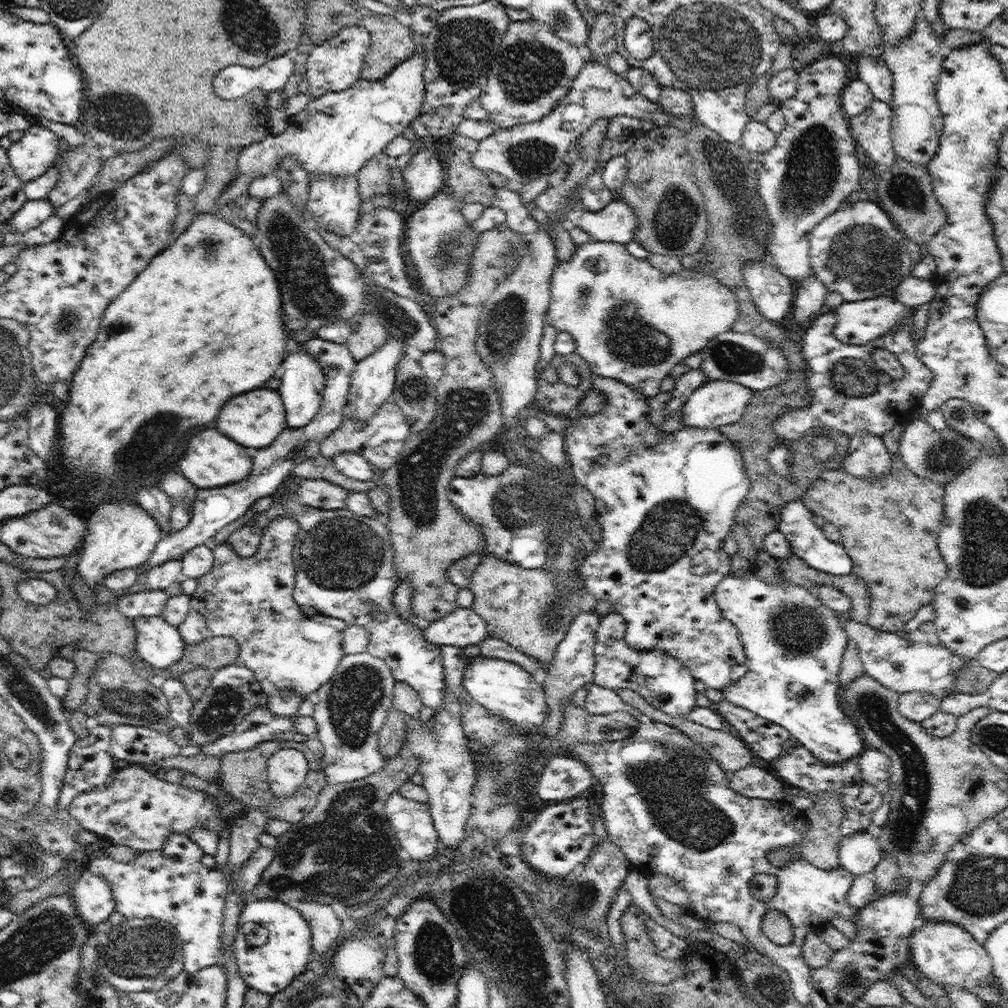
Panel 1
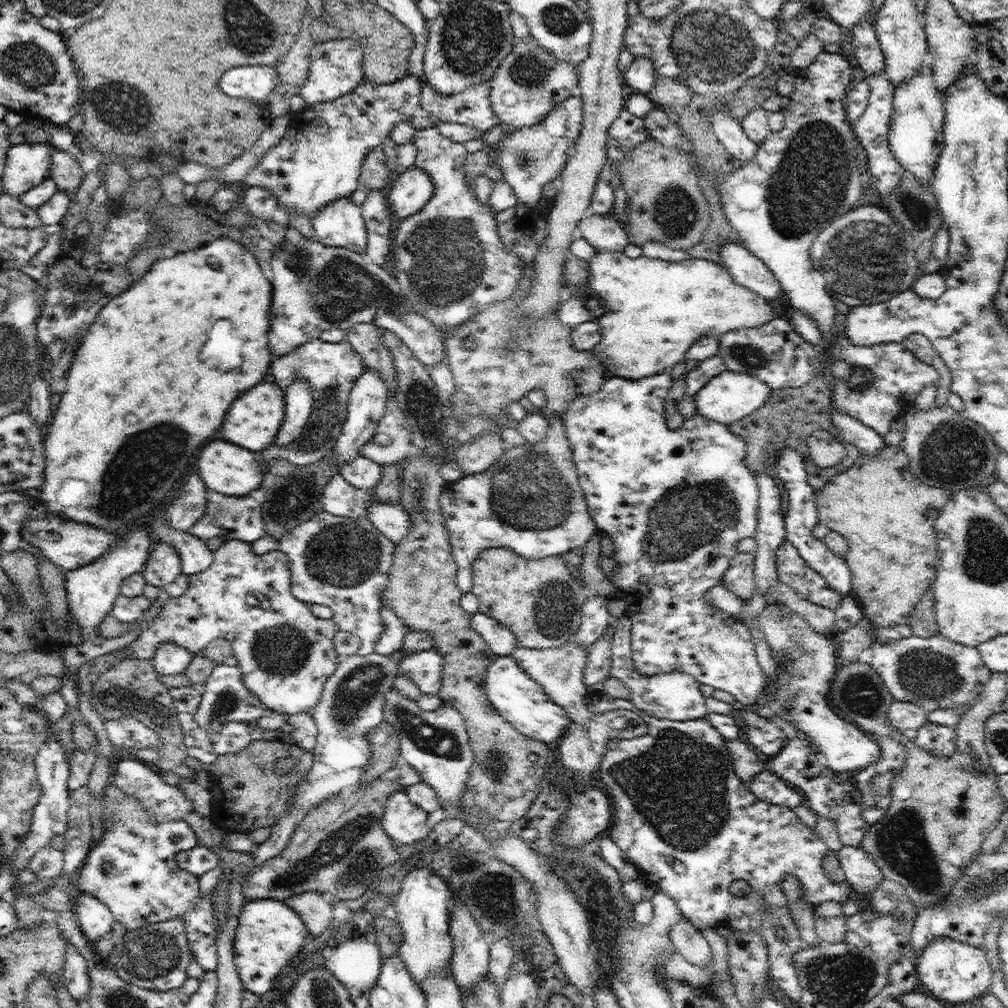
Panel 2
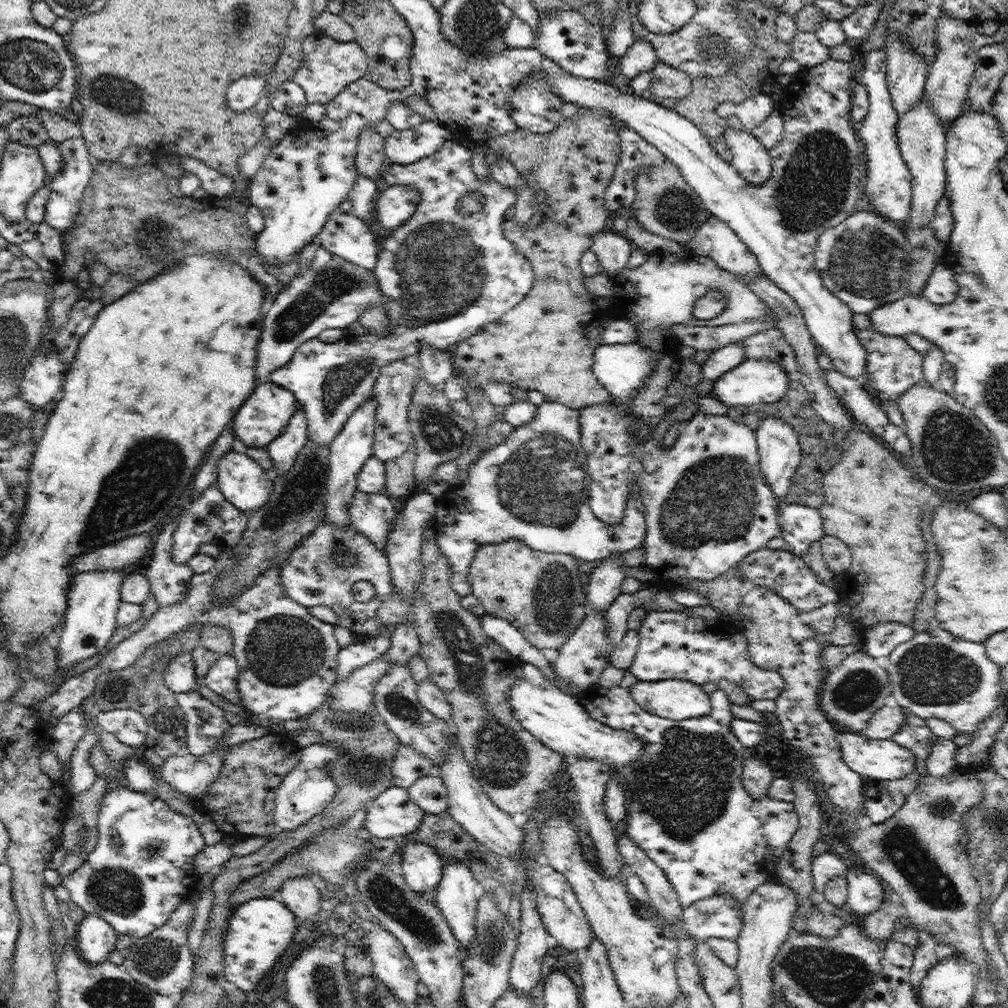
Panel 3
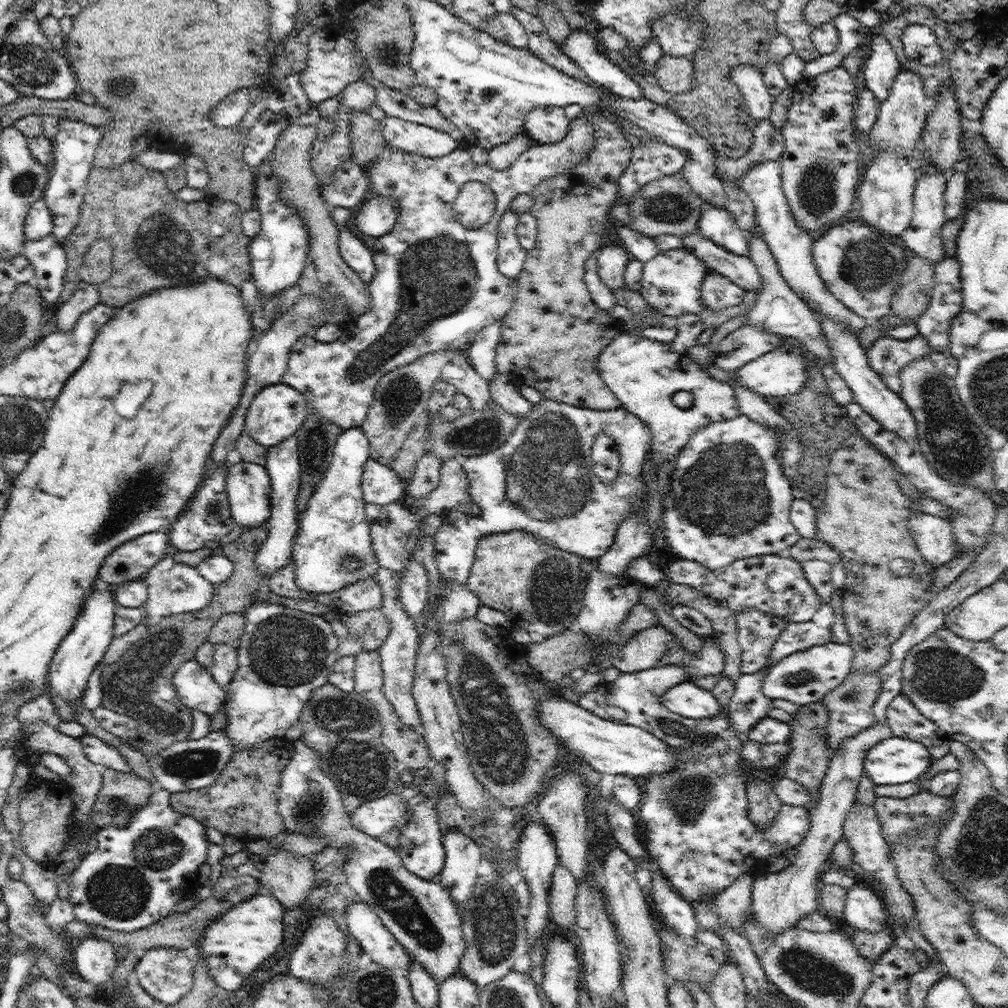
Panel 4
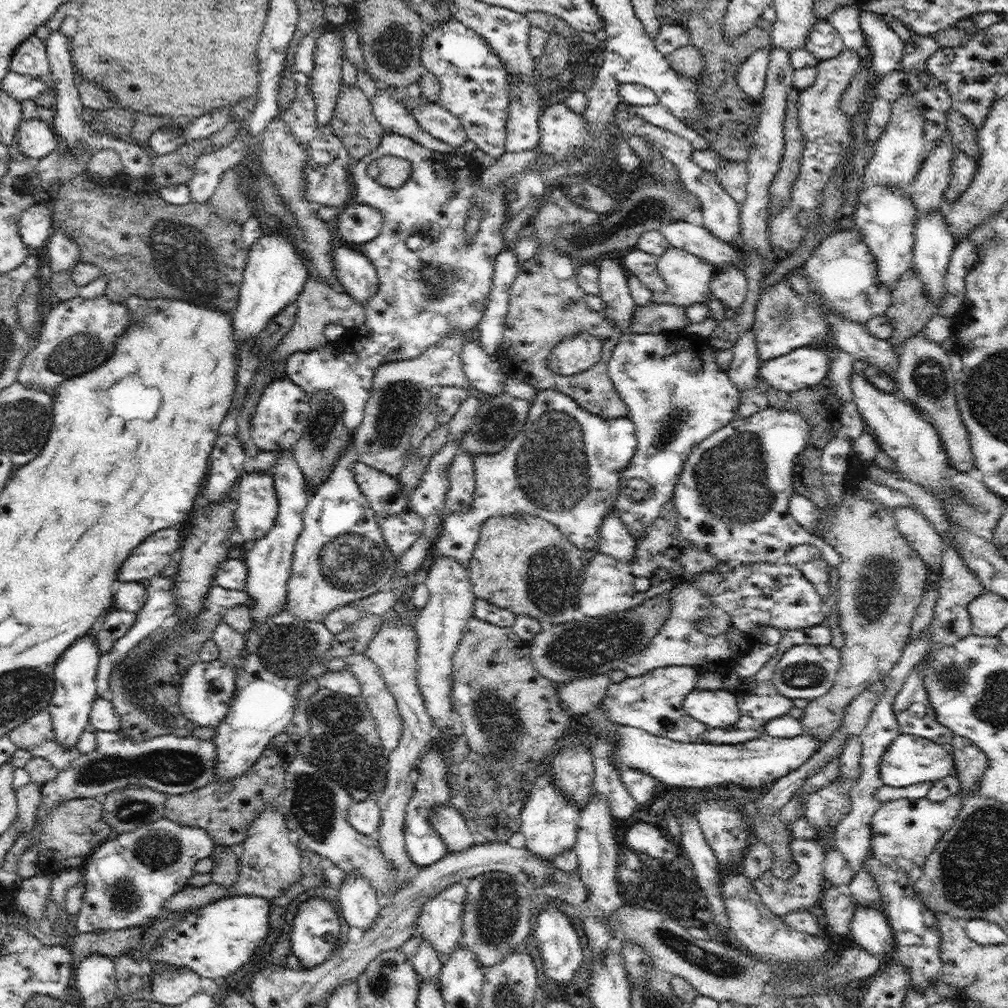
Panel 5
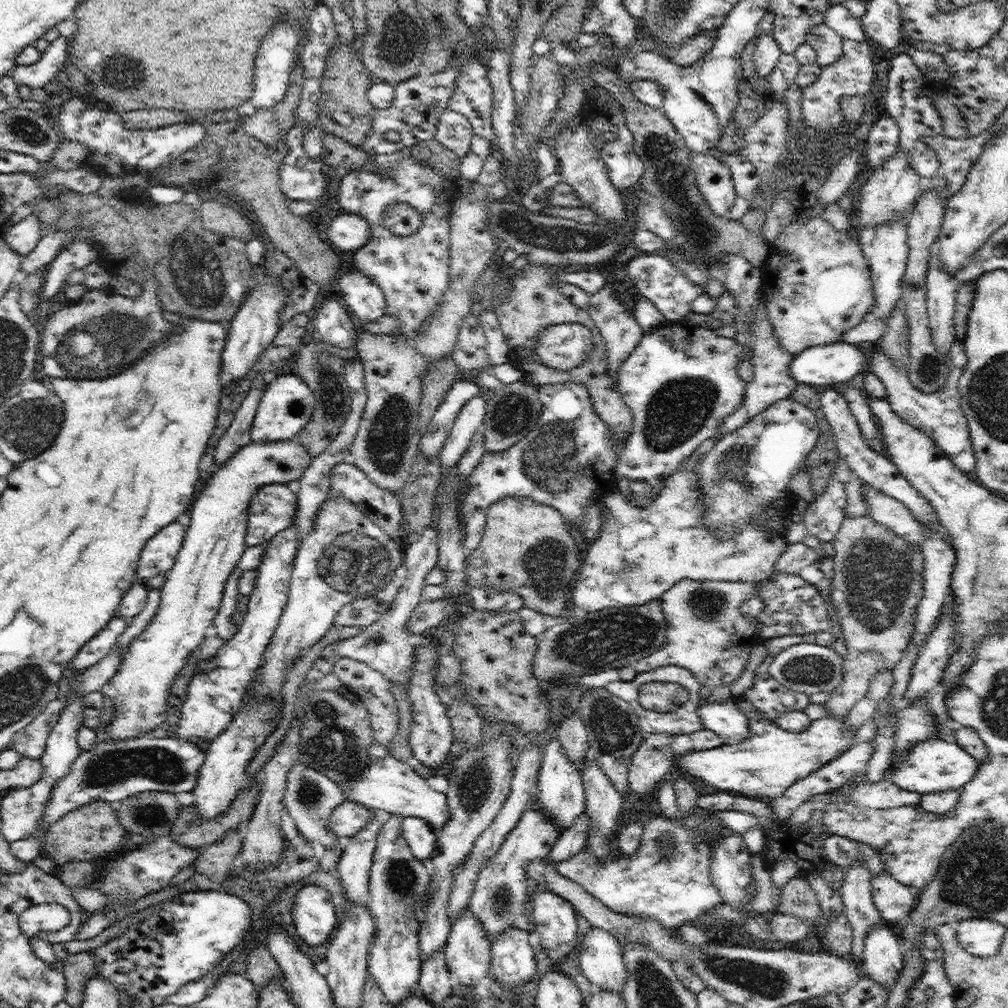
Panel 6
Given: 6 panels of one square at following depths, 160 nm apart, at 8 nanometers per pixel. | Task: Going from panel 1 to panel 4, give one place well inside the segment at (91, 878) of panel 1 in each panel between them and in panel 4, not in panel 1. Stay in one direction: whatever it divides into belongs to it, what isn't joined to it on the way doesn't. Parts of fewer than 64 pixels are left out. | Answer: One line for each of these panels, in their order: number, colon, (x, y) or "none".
2: (95, 919)
3: (95, 938)
4: (94, 959)

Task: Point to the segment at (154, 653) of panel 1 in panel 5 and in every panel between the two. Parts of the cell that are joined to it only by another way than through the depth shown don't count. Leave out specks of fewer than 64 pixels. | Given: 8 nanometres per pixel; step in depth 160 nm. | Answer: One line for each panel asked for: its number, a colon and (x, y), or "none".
2: (169, 659)
3: (180, 675)
4: (197, 689)
5: (207, 689)

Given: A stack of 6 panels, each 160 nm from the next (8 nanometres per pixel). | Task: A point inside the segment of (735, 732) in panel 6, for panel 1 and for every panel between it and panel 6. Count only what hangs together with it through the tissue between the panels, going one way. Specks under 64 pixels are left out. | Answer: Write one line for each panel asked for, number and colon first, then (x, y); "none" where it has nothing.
1: (664, 682)
2: (675, 695)
3: (678, 700)
4: (686, 699)
5: (717, 709)

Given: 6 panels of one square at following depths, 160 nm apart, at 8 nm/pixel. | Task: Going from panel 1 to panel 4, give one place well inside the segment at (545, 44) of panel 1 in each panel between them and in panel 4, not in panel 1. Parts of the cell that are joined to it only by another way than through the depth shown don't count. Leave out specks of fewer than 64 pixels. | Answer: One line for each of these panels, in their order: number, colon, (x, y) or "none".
2: (530, 82)
3: (533, 106)
4: (549, 124)

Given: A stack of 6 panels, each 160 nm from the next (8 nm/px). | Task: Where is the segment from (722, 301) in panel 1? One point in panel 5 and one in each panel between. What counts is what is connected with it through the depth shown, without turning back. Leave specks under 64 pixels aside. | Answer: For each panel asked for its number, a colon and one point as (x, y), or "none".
2: (649, 311)
3: (662, 292)
4: (671, 282)
5: (687, 277)

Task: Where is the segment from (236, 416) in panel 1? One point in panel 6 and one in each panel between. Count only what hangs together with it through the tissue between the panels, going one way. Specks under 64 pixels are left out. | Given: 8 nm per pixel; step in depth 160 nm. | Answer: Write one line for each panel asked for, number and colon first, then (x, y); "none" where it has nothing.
2: (253, 421)
3: (263, 416)
4: (277, 411)
5: (282, 413)
6: (287, 404)

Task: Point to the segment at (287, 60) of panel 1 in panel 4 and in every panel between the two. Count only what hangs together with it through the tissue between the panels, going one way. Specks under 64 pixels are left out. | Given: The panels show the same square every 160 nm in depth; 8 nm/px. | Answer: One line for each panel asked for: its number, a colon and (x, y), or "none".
2: (253, 82)
3: (242, 95)
4: (228, 114)

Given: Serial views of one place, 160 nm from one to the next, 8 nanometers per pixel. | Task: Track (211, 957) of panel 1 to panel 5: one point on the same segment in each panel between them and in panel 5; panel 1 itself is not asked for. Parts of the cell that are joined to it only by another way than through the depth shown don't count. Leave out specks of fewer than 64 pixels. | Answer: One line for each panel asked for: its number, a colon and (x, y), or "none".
2: (133, 869)
3: (142, 869)
4: (140, 871)
5: (128, 879)

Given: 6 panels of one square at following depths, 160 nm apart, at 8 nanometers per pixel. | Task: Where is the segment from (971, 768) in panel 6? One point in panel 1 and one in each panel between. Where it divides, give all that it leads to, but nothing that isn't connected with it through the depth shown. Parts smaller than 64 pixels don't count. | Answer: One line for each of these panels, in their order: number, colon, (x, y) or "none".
1: (794, 644)
2: (809, 663)
3: (879, 760)
4: (894, 761)
5: (910, 760)

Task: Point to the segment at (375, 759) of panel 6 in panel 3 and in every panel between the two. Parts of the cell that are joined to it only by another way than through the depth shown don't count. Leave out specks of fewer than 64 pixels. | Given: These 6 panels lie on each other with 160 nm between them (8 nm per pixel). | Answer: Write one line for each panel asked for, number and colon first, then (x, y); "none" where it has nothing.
3: (456, 896)
4: (462, 855)
5: (449, 823)

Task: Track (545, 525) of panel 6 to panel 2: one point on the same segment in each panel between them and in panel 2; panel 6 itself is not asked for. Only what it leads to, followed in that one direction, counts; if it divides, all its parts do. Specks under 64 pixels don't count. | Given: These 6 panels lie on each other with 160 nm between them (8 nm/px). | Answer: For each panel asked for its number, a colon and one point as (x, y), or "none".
2: (540, 600)
3: (540, 593)
4: (539, 586)
5: (523, 563)

